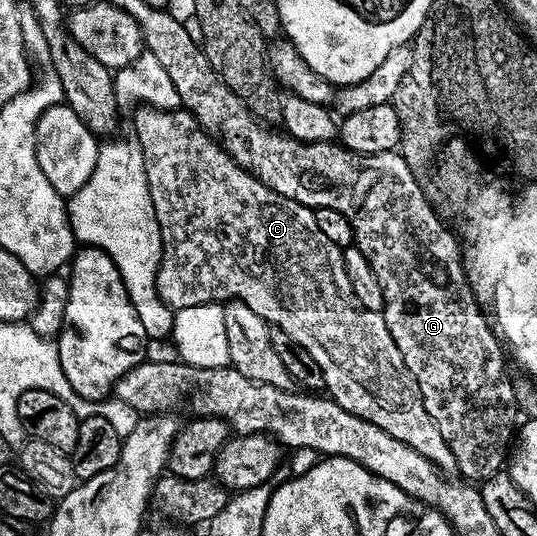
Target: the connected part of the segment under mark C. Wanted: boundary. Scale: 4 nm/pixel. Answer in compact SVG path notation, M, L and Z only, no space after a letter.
M149 106L139 107L138 110L139 112L134 116L134 132L138 135L136 143L144 162L144 174L152 198L152 210L156 210L156 222L160 226L160 238L162 239L162 261L156 274L156 290L163 304L169 304L175 310L200 306L211 301L230 302L235 300L239 304L246 304L248 310L256 310L256 314L260 314L260 318L264 318L267 324L284 330L284 334L288 334L288 338L296 338L296 342L300 342L300 346L304 346L304 350L308 350L308 354L312 354L312 358L316 358L316 363L320 365L322 377L326 383L325 391L328 393L329 399L335 400L344 410L380 426L380 430L392 434L392 438L412 446L412 450L424 454L424 458L431 460L440 471L447 474L457 473L456 458L452 454L452 450L448 450L448 442L444 442L444 434L440 434L436 422L432 422L422 401L420 386L414 375L408 370L408 366L404 366L404 358L384 322L382 313L368 310L362 305L360 298L356 298L356 294L352 290L352 282L348 278L348 270L344 266L343 249L337 248L325 234L320 234L320 226L316 226L314 209L304 206L301 200L284 198L268 186L261 184L253 174L239 166L222 149L221 143L215 137L211 136L205 128L199 126L198 119L192 113L185 110L163 110Z

